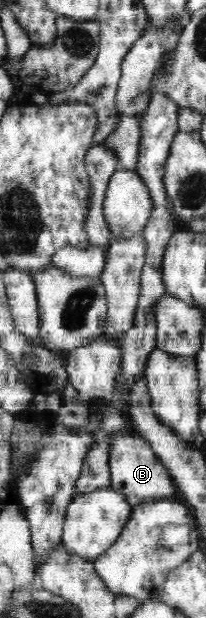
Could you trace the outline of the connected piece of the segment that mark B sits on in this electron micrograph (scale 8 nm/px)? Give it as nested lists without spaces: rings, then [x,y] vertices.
[[[120,431],[110,441],[109,468],[111,469],[111,488],[126,496],[126,501],[134,507],[138,503],[150,502],[158,498],[172,498],[176,492],[173,479],[166,466],[158,459],[152,446],[142,436],[130,431]]]

